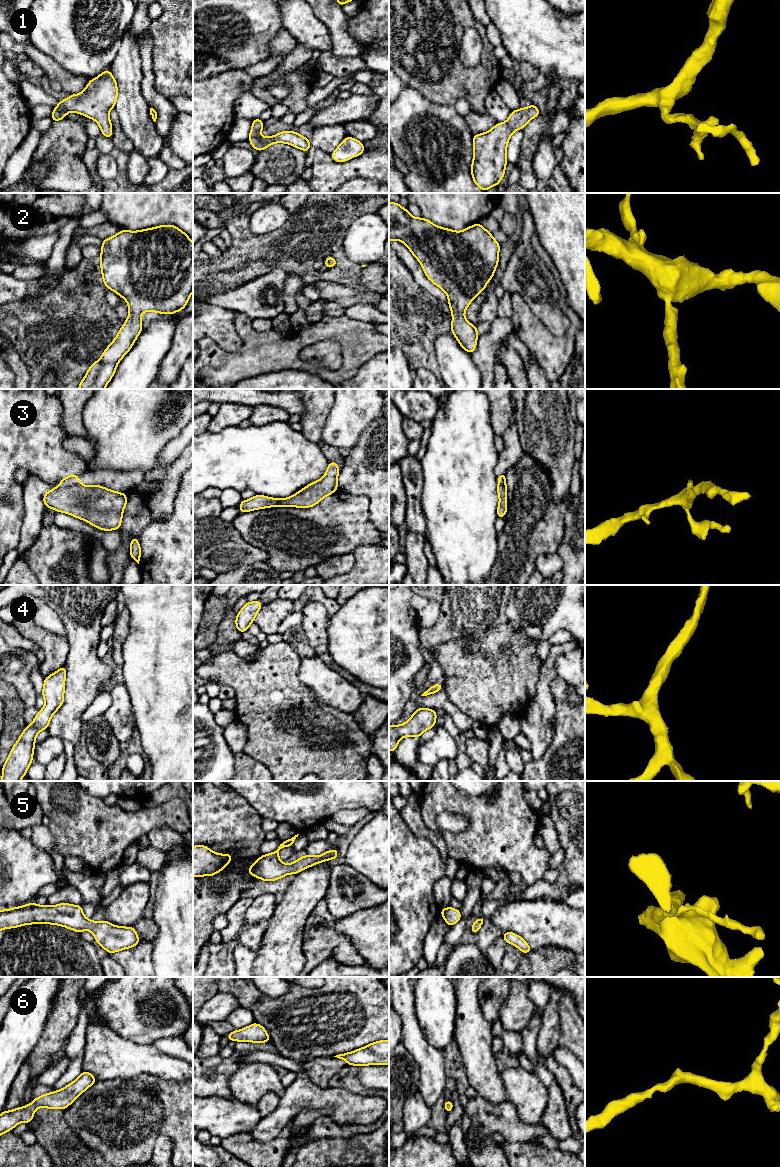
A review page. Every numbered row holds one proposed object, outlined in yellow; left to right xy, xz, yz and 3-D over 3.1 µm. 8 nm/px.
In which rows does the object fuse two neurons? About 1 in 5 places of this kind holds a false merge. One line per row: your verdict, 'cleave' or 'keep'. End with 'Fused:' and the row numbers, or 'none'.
1: keep
2: keep
3: keep
4: keep
5: keep
6: keep
Fused: none

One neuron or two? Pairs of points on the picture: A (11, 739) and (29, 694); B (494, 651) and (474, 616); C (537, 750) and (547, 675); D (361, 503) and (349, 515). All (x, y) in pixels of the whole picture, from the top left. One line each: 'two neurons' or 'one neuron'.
A: two neurons
B: two neurons
C: one neuron
D: one neuron

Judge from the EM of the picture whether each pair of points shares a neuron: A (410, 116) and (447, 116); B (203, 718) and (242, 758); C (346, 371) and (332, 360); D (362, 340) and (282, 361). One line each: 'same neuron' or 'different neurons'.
A: same neuron
B: different neurons
C: different neurons
D: same neuron

